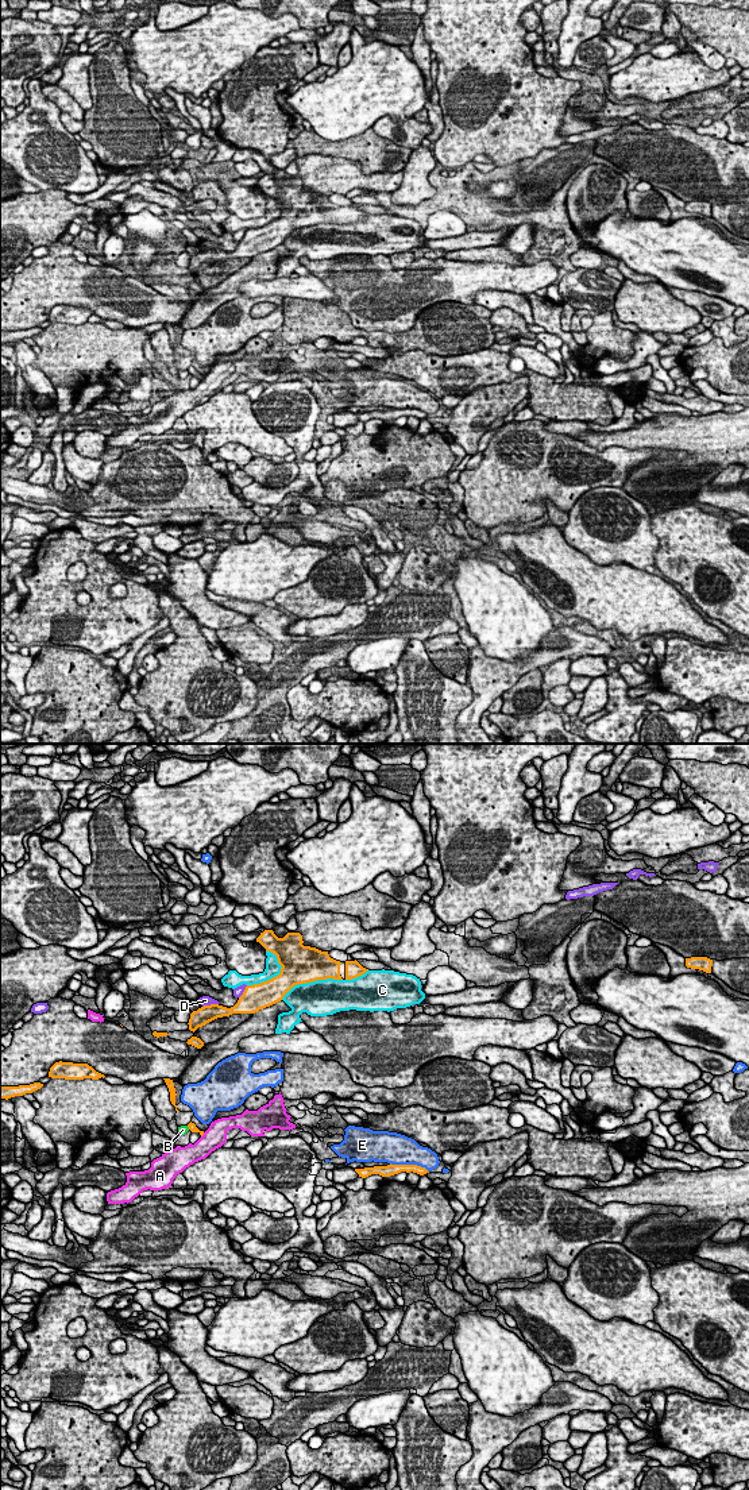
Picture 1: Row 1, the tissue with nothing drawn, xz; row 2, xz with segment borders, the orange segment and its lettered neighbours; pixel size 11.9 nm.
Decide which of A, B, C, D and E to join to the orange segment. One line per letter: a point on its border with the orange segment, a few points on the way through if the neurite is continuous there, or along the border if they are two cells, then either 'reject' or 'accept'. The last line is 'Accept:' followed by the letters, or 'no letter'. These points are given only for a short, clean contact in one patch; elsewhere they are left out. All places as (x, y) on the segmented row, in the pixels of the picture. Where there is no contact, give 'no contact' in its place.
A: xz (203, 1134) | reject
B: xz (188, 1126) | along xz (186, 1126), (189, 1128) | reject
C: xz (311, 981) | reject
D: xz (211, 1004) | reject
E: xz (409, 1165) | reject
Accept: no letter

